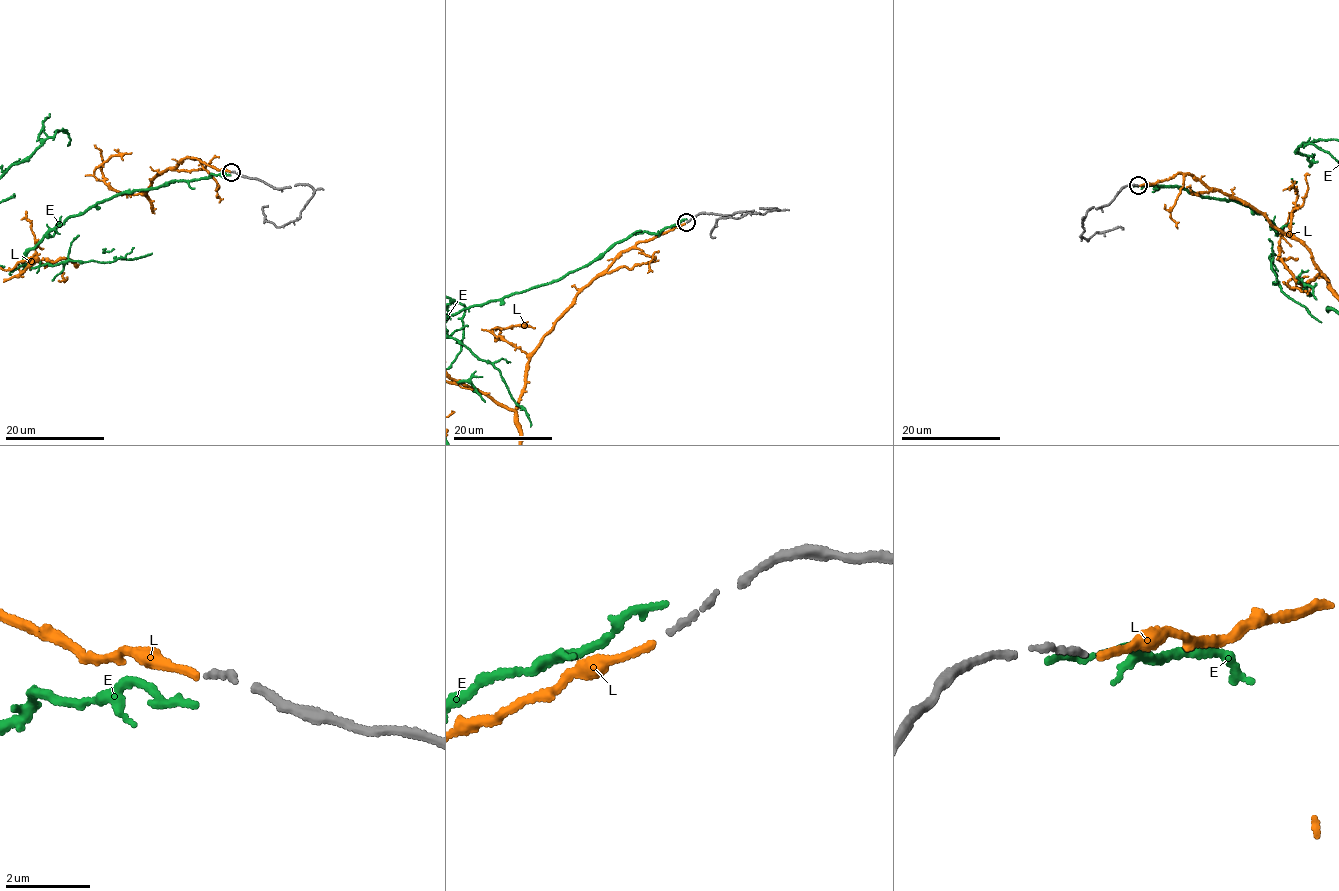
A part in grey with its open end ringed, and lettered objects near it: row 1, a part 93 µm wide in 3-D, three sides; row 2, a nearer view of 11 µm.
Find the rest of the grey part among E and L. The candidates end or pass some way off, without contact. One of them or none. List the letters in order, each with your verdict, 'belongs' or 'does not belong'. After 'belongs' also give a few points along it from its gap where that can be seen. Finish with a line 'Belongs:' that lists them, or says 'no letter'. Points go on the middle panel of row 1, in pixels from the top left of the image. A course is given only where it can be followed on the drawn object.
E: does not belong
L: belongs
Belongs: L

